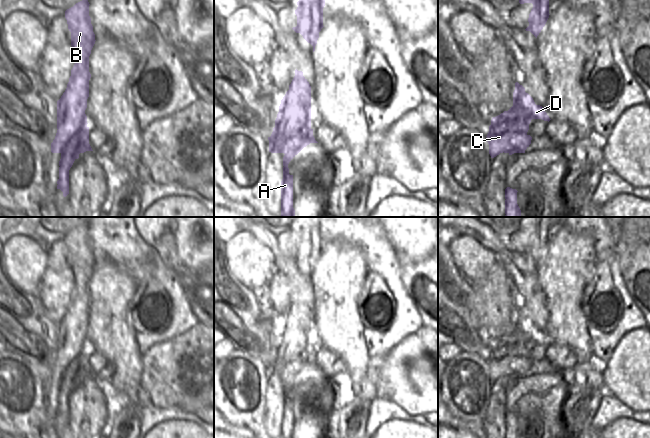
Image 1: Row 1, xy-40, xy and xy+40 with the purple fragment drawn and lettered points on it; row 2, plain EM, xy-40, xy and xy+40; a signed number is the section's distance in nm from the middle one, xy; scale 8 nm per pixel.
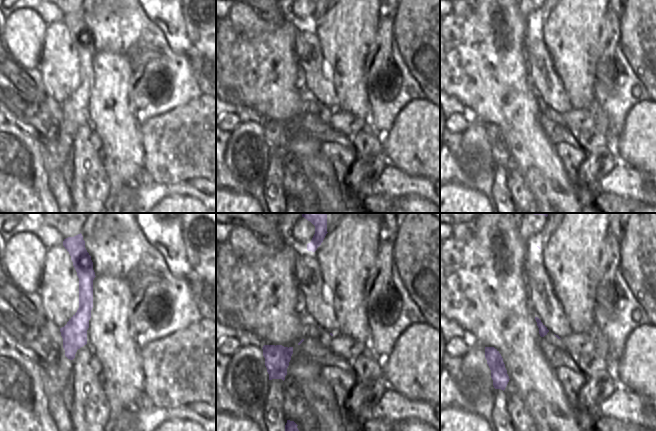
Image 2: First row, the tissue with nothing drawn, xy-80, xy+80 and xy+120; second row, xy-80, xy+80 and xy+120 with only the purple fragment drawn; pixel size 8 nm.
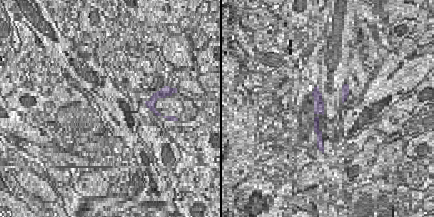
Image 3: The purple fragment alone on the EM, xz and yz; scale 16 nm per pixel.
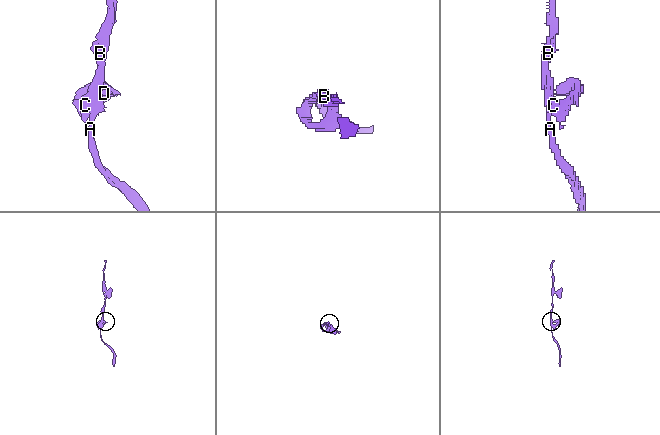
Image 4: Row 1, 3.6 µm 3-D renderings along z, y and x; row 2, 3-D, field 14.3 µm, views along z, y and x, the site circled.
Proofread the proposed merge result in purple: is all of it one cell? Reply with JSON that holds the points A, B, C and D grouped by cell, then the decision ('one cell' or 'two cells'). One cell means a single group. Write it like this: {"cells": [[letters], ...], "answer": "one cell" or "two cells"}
{"cells": [["A", "C"], ["B", "D"]], "answer": "two cells"}

